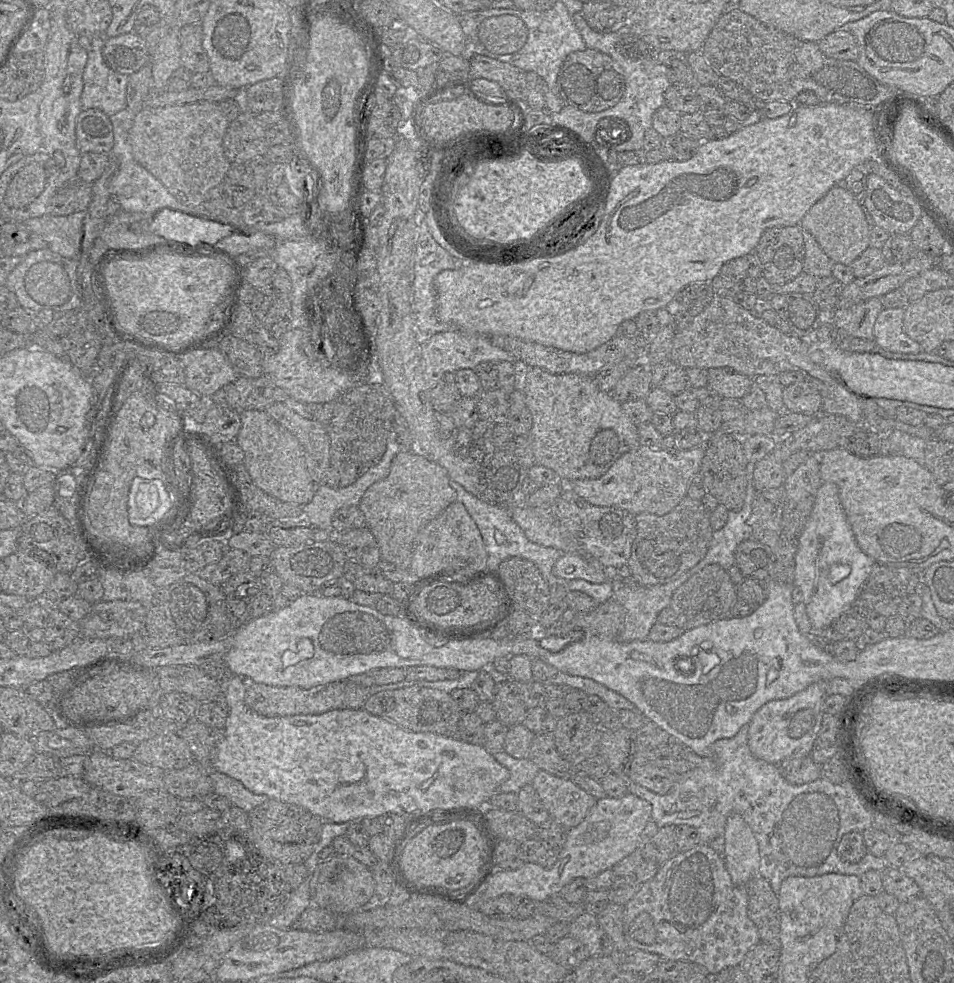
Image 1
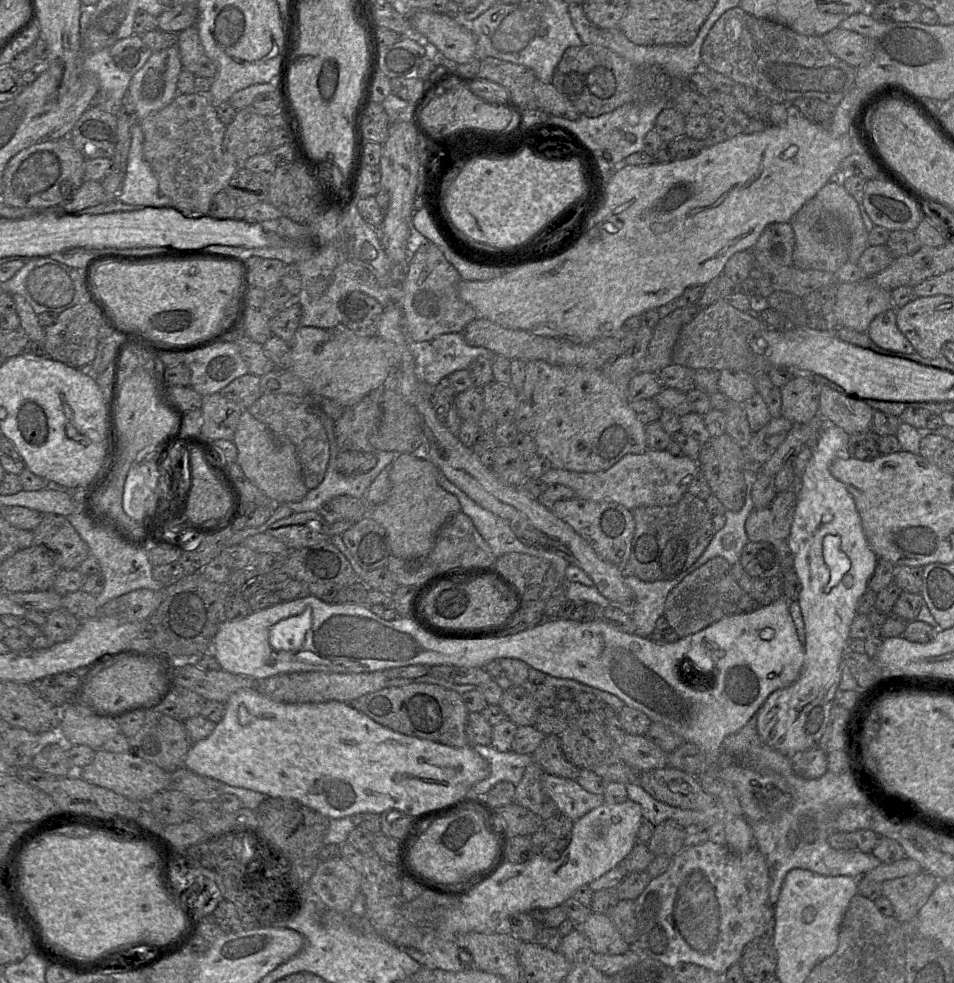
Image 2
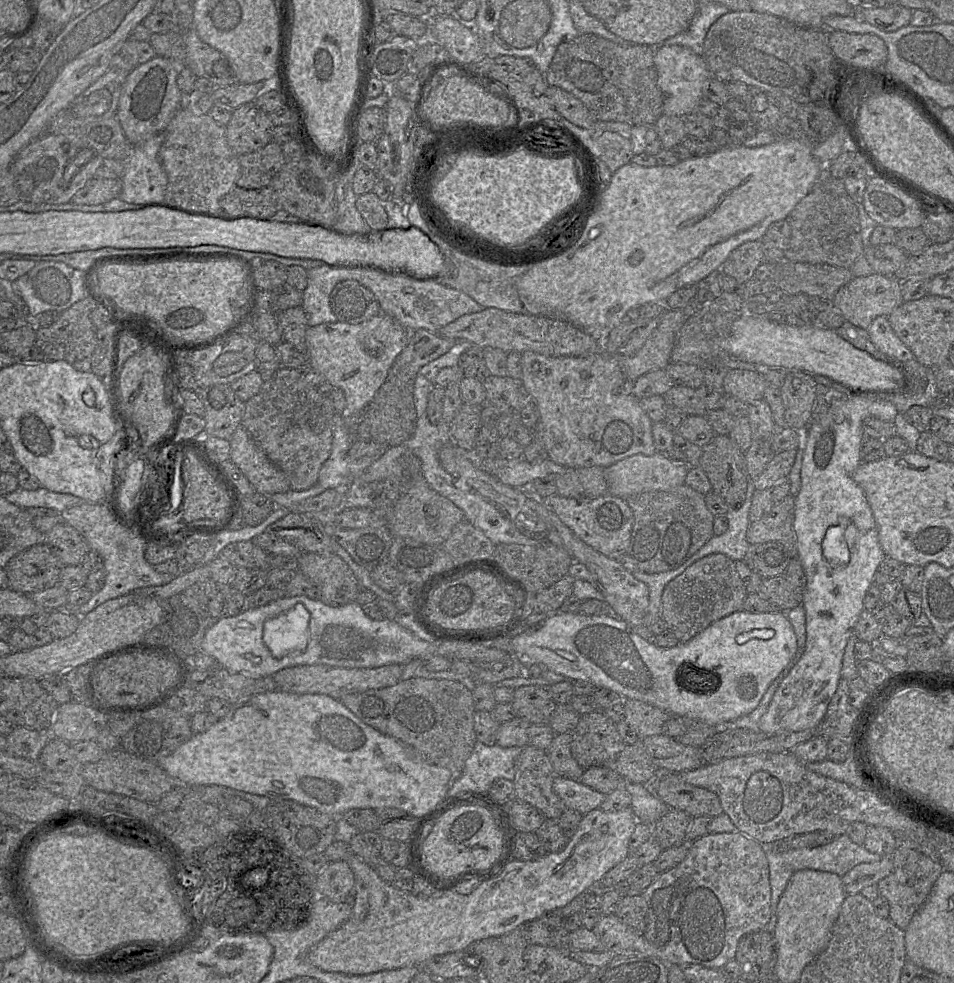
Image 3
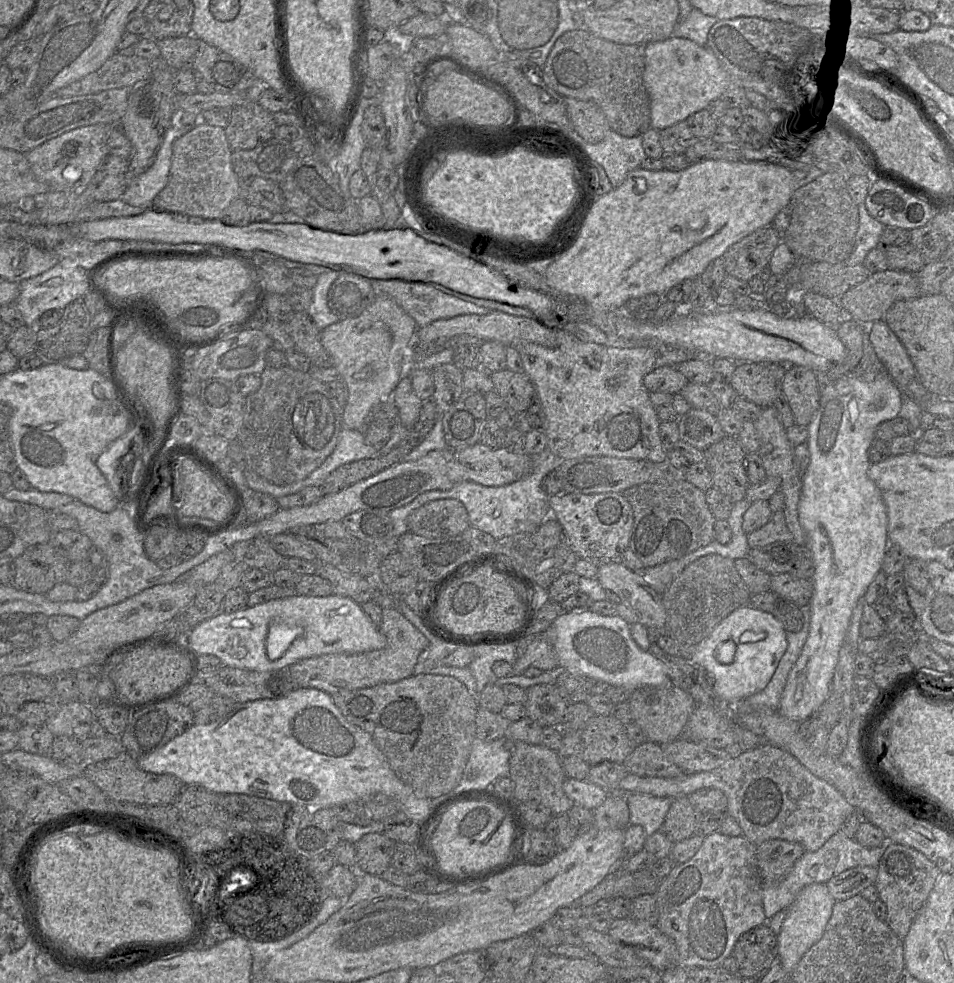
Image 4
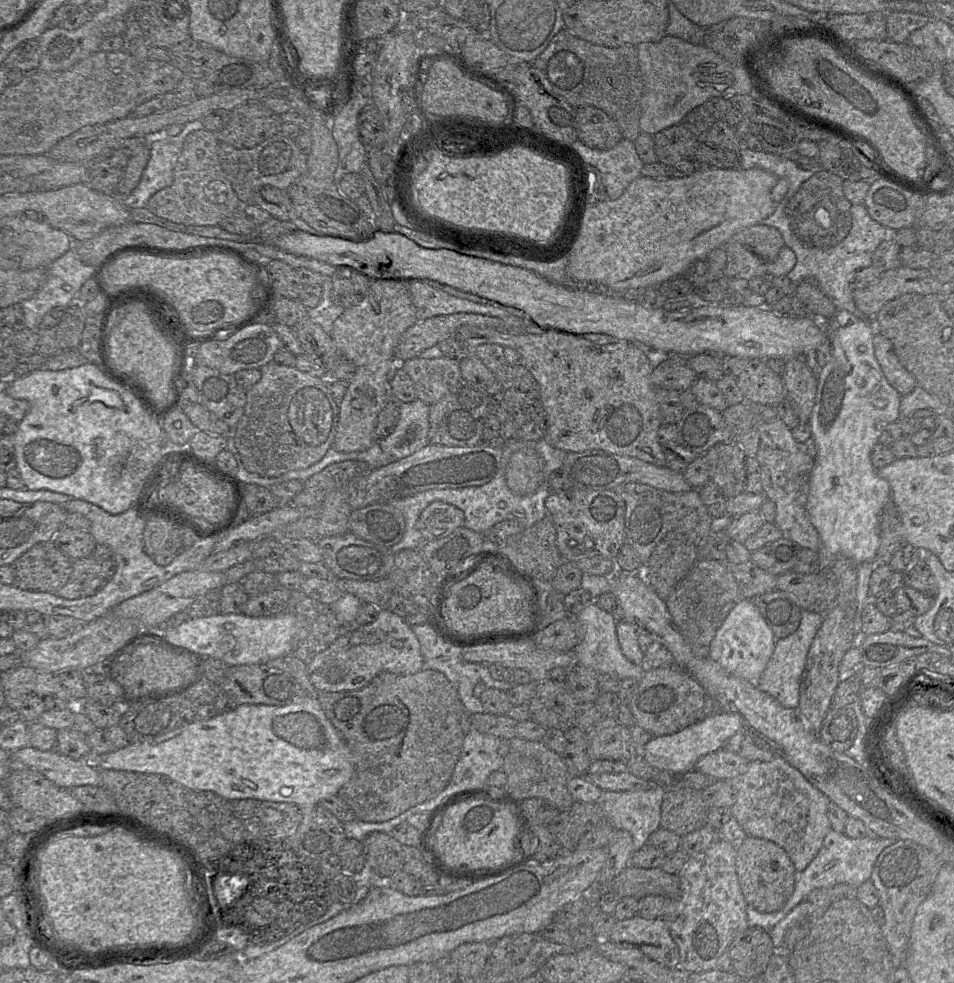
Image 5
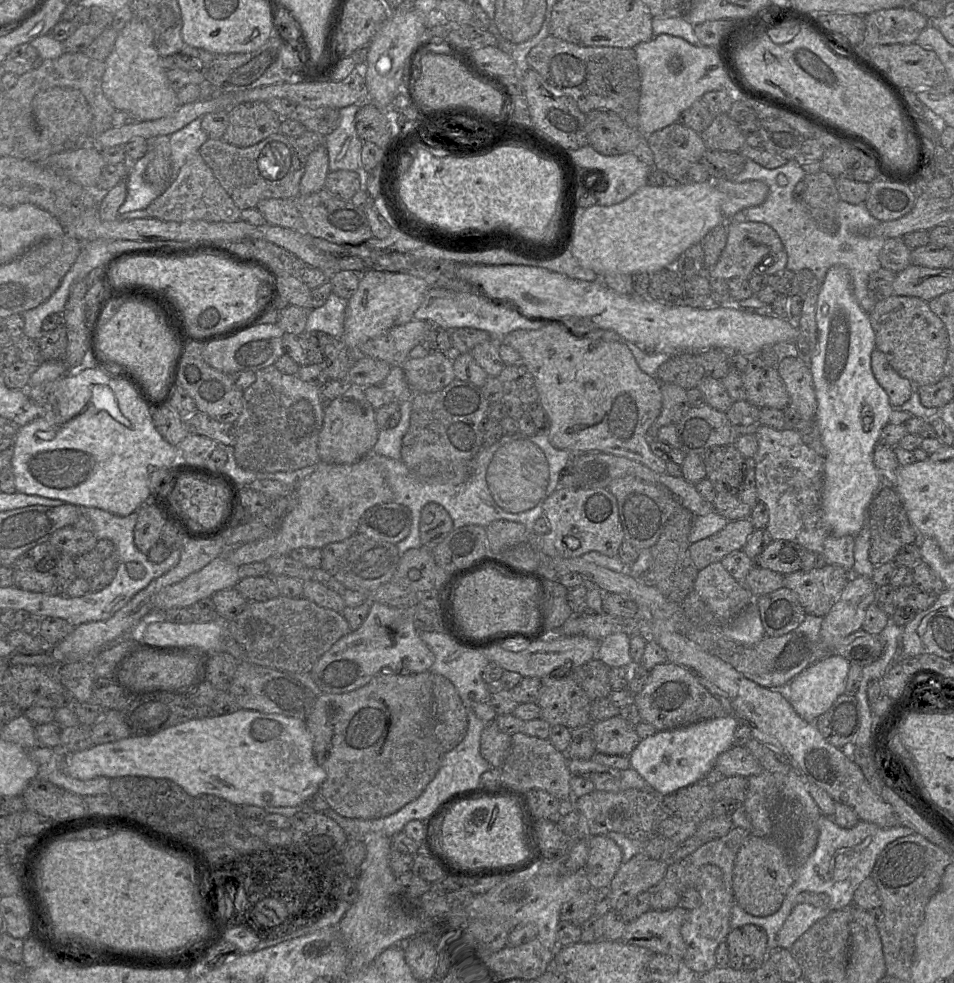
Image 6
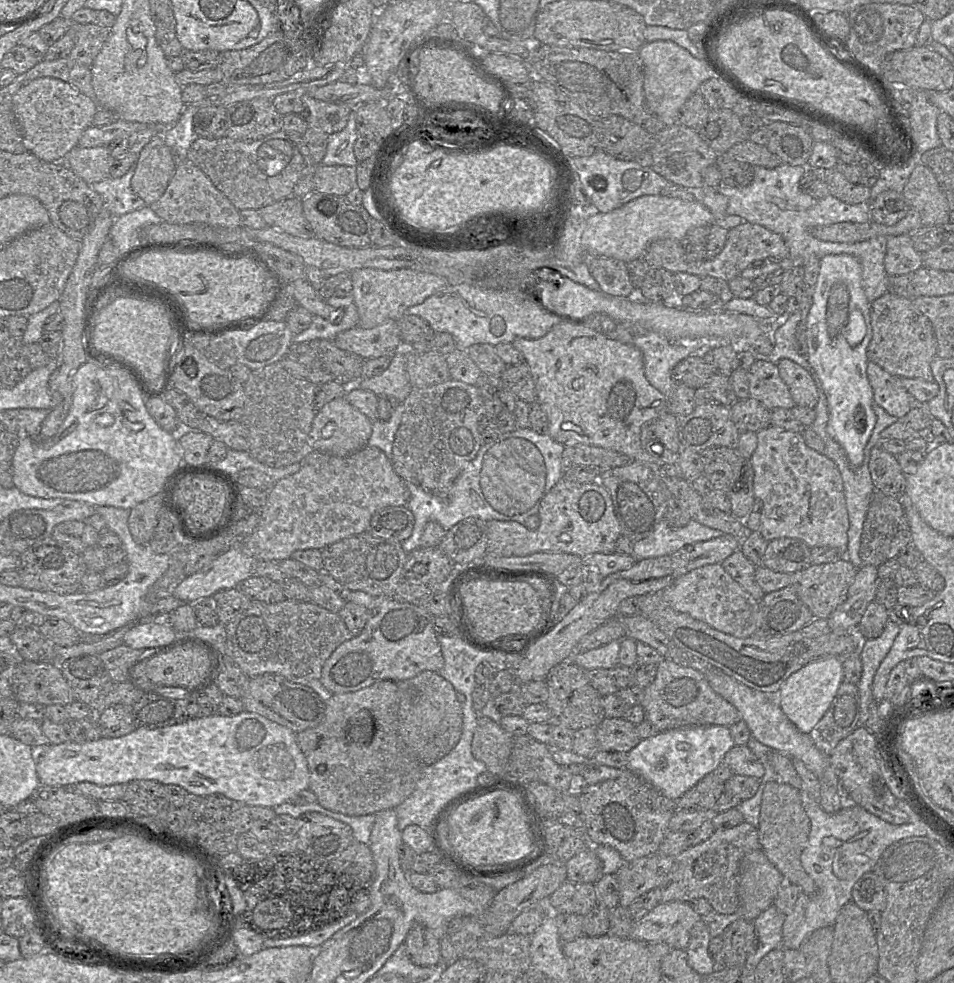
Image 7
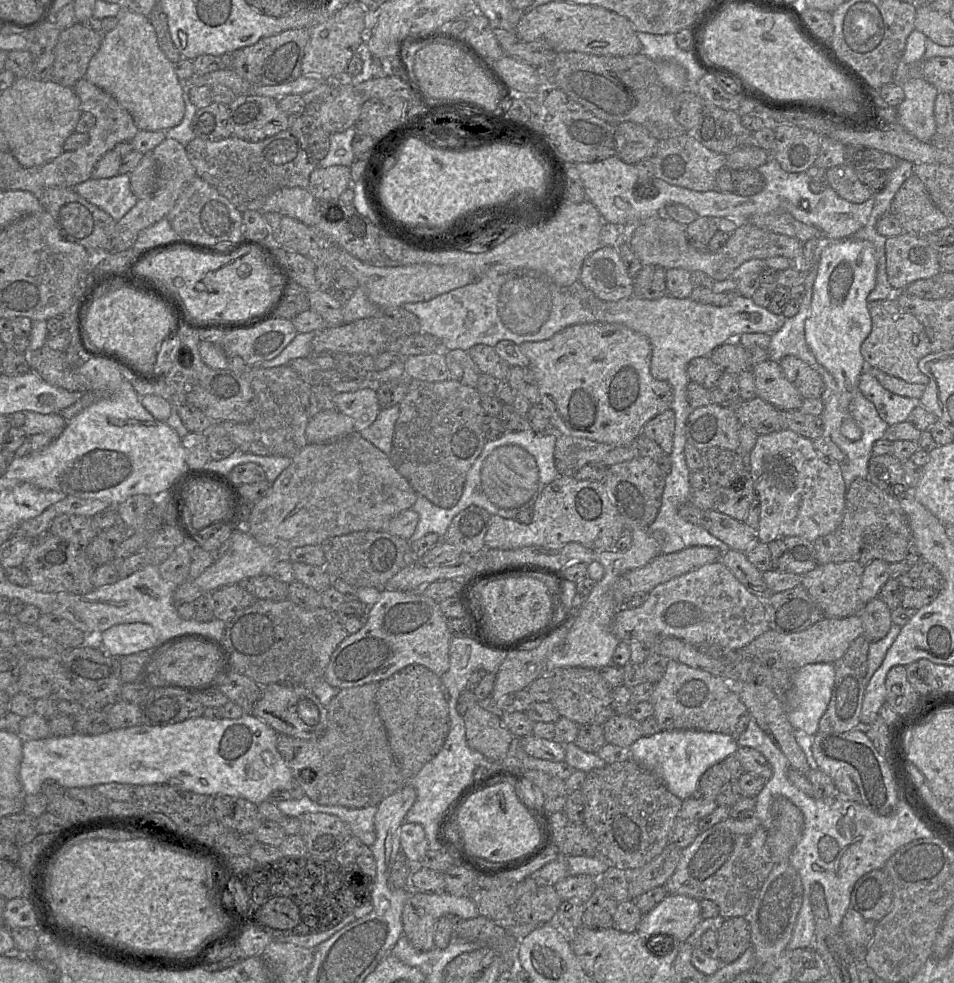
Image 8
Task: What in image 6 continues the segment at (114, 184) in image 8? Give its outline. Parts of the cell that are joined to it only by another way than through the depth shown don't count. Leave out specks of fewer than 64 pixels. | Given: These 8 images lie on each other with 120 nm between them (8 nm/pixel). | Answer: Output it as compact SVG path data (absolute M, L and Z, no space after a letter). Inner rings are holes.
M149 149L142 158L129 162L129 174L126 177L127 197L118 210L120 217L136 210L146 210L156 198L165 192L165 189L155 189L144 180L144 172L152 158L153 152Z

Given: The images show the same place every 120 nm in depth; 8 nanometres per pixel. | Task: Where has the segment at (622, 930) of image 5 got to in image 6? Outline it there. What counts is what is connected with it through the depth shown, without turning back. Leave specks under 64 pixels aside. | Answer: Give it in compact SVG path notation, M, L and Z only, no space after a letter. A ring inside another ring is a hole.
M679 906L663 911L650 909L626 923L621 942L646 948L654 954L683 959L686 947L681 927L687 912Z

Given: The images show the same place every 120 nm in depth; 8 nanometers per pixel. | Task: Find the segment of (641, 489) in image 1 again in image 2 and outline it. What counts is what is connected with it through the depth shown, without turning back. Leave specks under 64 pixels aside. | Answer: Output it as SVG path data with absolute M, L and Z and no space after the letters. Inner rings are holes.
M649 450L642 454L627 454L603 472L581 473L551 468L539 479L546 485L560 484L571 488L575 496L593 502L614 502L629 511L647 506L677 504L699 471L697 460L688 456L673 456L668 450Z

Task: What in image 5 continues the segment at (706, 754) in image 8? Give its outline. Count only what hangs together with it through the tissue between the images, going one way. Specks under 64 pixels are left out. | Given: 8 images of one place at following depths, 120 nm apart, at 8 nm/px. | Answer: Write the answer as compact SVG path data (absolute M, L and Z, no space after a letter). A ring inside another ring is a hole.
M720 711L677 733L653 736L641 751L645 760L657 769L675 773L687 772L695 770L699 758L720 750L728 738L742 730L742 720L738 715Z

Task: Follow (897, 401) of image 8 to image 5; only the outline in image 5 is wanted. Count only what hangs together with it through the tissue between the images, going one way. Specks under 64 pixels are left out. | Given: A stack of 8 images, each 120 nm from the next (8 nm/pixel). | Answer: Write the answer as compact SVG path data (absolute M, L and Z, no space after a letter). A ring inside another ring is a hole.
M876 331L873 347L875 357L890 385L901 396L913 391L917 386L914 376L900 363L892 342L882 333Z

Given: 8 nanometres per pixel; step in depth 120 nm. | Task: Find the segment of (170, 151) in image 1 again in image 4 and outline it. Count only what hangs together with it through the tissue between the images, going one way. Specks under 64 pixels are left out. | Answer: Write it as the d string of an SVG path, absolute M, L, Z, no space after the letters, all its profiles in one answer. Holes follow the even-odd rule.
M199 121L174 142L169 181L153 205L159 211L221 219L230 203L240 197L240 179L233 170L231 154L224 129Z

